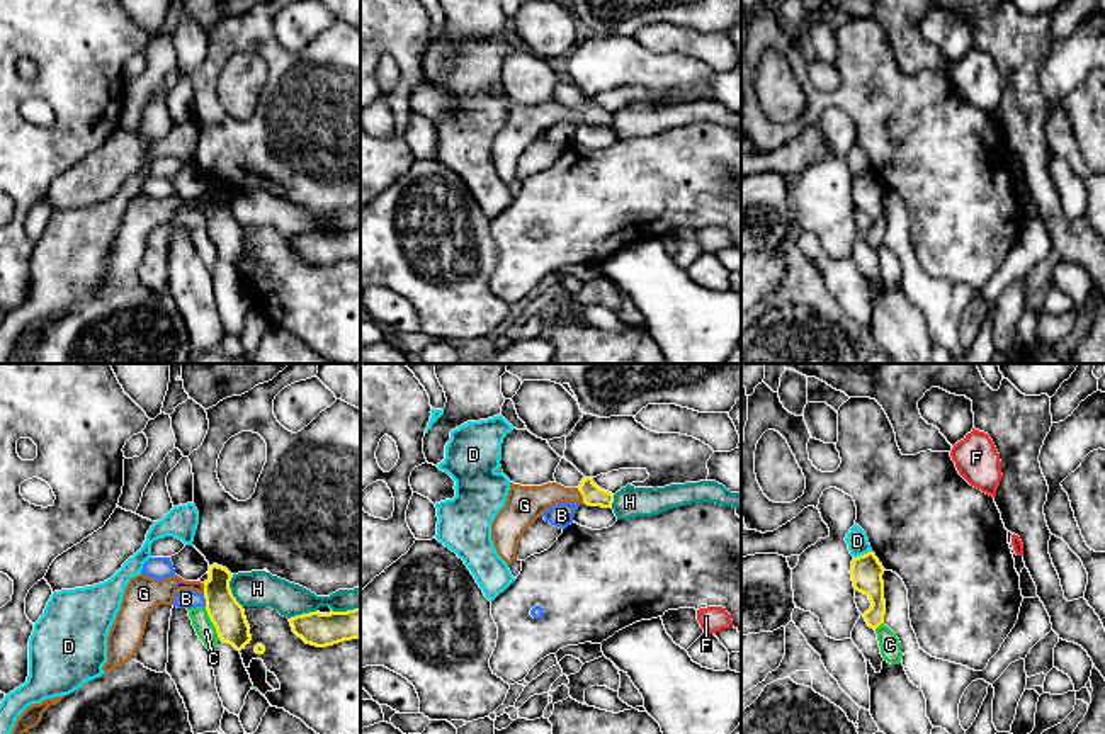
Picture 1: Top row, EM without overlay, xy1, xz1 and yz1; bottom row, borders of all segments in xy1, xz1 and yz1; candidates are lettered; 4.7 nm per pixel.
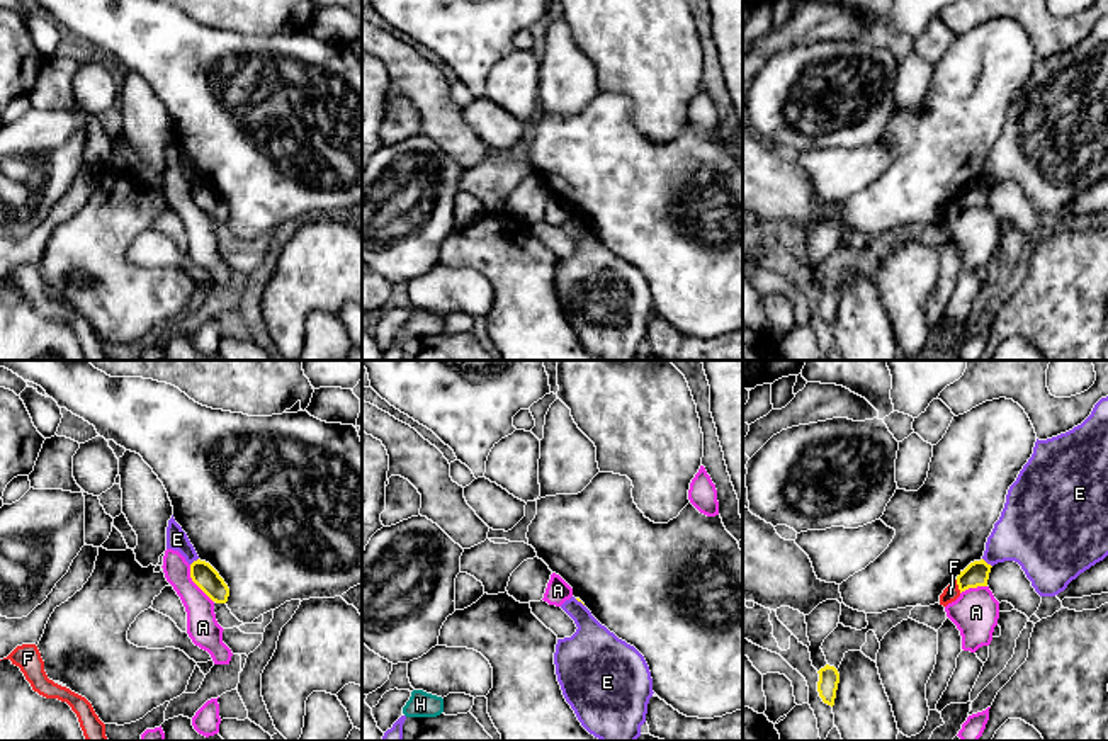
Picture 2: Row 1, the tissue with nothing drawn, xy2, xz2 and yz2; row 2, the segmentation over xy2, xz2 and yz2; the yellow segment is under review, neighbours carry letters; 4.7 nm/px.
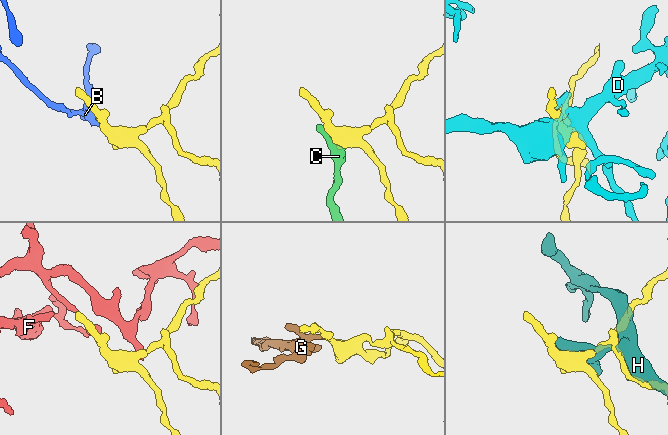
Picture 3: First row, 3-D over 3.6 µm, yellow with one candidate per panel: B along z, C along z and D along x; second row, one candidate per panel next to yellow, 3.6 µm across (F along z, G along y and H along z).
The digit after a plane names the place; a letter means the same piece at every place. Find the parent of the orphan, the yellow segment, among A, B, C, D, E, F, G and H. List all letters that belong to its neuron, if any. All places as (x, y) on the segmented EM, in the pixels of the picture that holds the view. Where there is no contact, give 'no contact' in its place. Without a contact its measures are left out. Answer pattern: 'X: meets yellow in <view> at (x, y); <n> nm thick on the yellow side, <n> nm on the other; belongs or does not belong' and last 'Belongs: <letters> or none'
A: meets yellow in xy2 at (194, 582); 110 nm thick on the yellow side, 150 nm on the other; does not belong
B: meets yellow in xy1 at (206, 600); 160 nm thick on the yellow side, 100 nm on the other; does not belong
C: meets yellow in xy1 at (211, 621); 160 nm thick on the yellow side, 90 nm on the other; does not belong
D: meets yellow in yz1 at (864, 554); 150 nm thick on the yellow side, 100 nm on the other; does not belong
E: meets yellow in yz2 at (986, 563); 110 nm thick on the yellow side, 300 nm on the other; does not belong
F: meets yellow in yz2 at (959, 587); 110 nm thick on the yellow side, 80 nm on the other; does not belong
G: meets yellow in xz1 at (582, 495); 100 nm thick on the yellow side, 160 nm on the other; belongs
H: meets yellow in xy1 at (230, 592); 160 nm thick on the yellow side, 170 nm on the other; does not belong
Belongs: G

